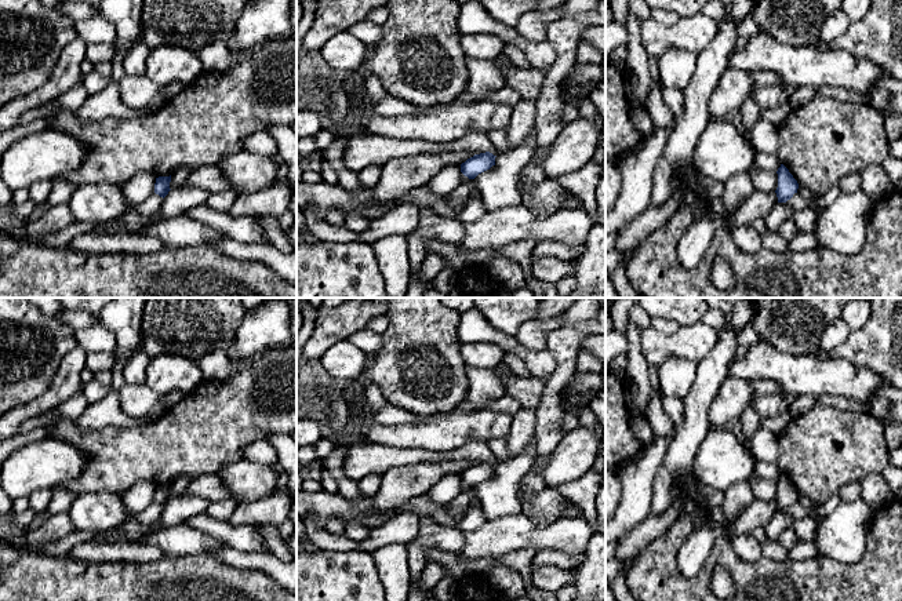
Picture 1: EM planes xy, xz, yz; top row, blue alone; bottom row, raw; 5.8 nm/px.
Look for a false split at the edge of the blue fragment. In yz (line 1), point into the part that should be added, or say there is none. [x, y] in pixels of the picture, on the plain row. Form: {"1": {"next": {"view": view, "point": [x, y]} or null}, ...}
{"1": {"next": null}}

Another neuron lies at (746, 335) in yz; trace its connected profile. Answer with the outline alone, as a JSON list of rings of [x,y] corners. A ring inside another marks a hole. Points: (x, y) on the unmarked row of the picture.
[[[748,325],[738,332],[738,340],[741,346],[750,346],[753,343],[761,342],[759,335],[756,334],[756,329],[752,325]]]

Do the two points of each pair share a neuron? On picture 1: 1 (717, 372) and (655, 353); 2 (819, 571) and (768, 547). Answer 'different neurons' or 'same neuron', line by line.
1: different neurons
2: different neurons

